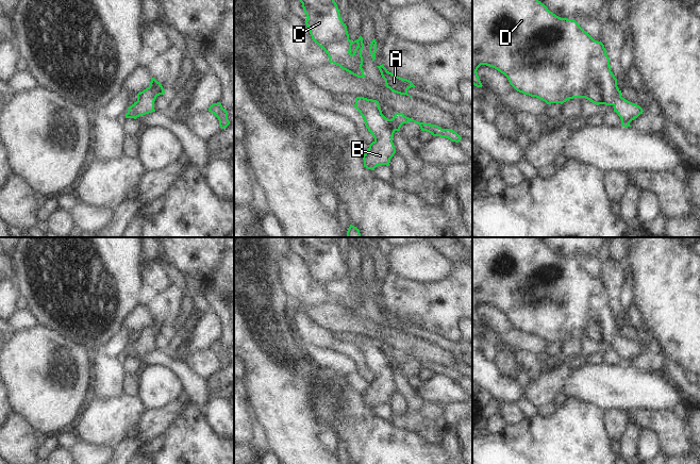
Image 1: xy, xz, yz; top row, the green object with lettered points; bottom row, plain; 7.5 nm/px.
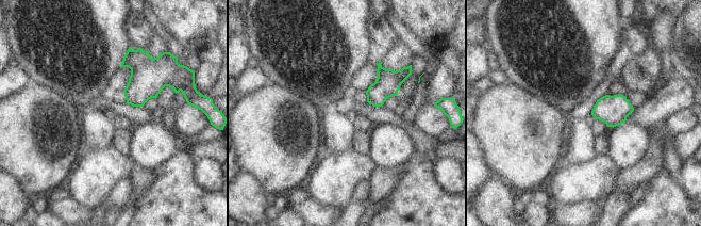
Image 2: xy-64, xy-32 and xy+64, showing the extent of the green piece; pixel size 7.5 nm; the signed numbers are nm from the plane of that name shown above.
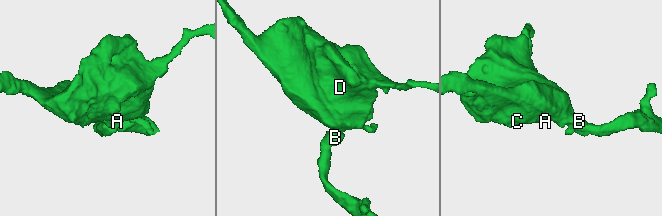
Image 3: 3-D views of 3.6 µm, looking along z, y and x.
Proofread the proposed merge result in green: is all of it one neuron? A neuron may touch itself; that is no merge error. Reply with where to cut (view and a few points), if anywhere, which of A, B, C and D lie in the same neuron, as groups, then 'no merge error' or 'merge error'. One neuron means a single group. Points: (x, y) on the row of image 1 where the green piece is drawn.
no cut | A B C D | no merge error

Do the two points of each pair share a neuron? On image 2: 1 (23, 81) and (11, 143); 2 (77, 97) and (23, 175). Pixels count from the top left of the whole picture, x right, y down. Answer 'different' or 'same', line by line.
1: different
2: different

